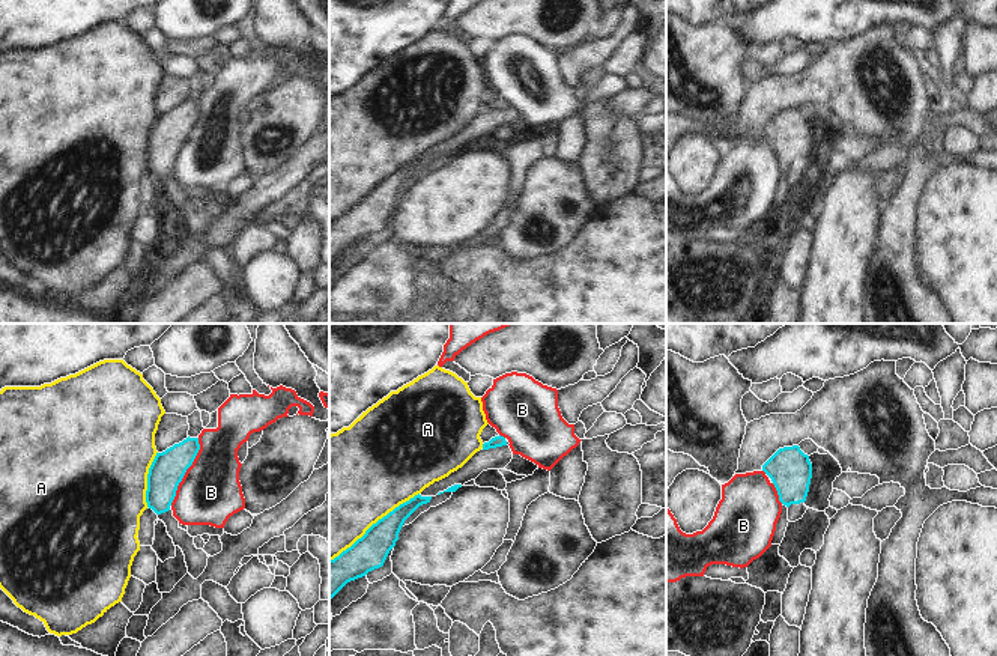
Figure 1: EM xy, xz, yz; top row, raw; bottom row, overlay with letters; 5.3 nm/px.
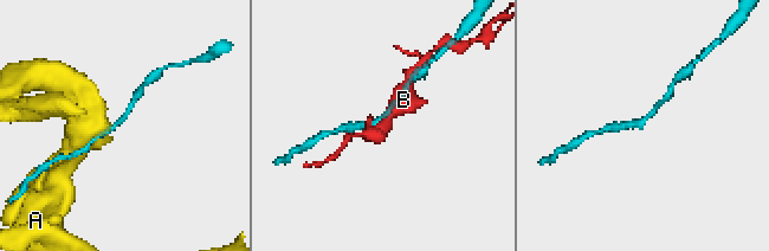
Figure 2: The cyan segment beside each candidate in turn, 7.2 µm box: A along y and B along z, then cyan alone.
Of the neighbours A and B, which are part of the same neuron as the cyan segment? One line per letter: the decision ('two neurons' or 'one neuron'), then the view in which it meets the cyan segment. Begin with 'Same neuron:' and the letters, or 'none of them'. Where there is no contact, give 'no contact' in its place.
Same neuron: none of them
A: two neurons | xz
B: two neurons | xy

